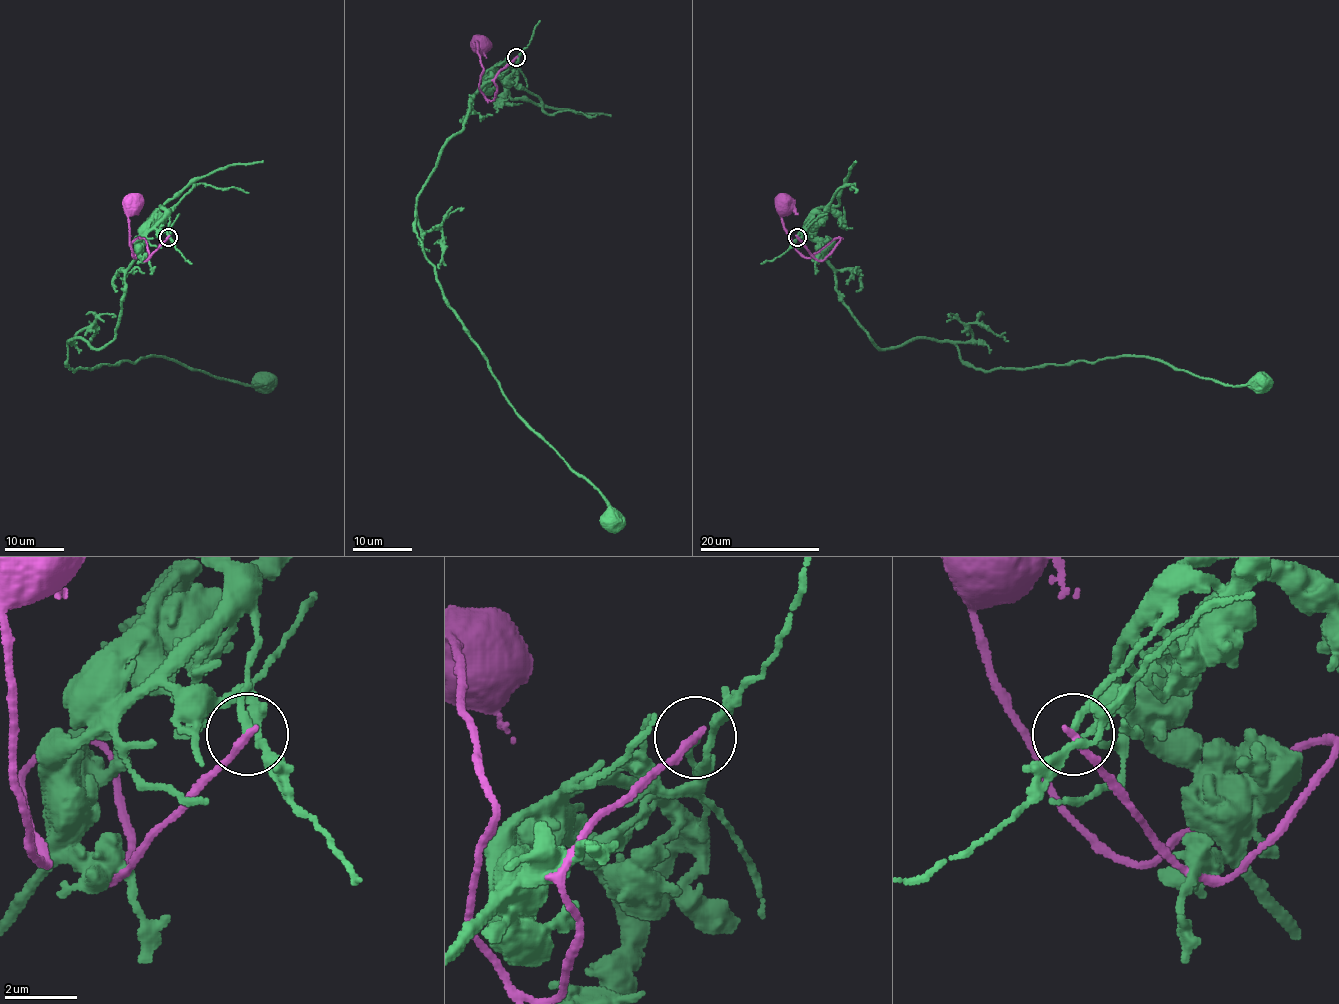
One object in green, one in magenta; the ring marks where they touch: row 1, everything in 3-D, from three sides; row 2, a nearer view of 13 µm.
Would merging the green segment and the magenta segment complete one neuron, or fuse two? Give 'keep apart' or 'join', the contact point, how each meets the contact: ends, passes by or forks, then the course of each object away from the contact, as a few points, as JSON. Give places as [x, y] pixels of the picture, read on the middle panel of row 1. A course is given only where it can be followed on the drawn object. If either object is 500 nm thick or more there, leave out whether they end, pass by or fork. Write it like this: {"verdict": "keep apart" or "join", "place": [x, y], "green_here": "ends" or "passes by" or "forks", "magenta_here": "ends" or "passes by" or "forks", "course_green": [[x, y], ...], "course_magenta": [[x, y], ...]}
{"verdict": "keep apart", "place": [516, 57], "green_here": "ends", "magenta_here": "ends", "course_green": [[516, 57], [473, 95], [418, 196], [416, 235], [507, 402], [612, 520]], "course_magenta": [[516, 57], [495, 77], [497, 90], [489, 101], [479, 87], [483, 69], [476, 41], [485, 48], [480, 47]]}

